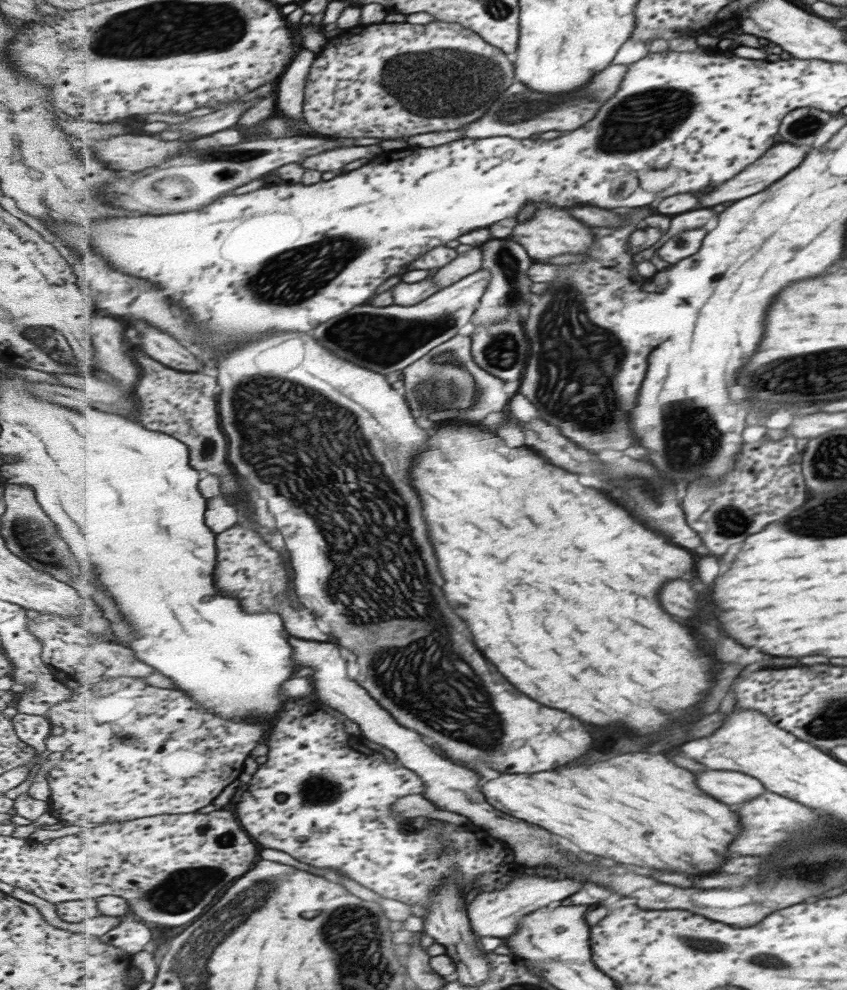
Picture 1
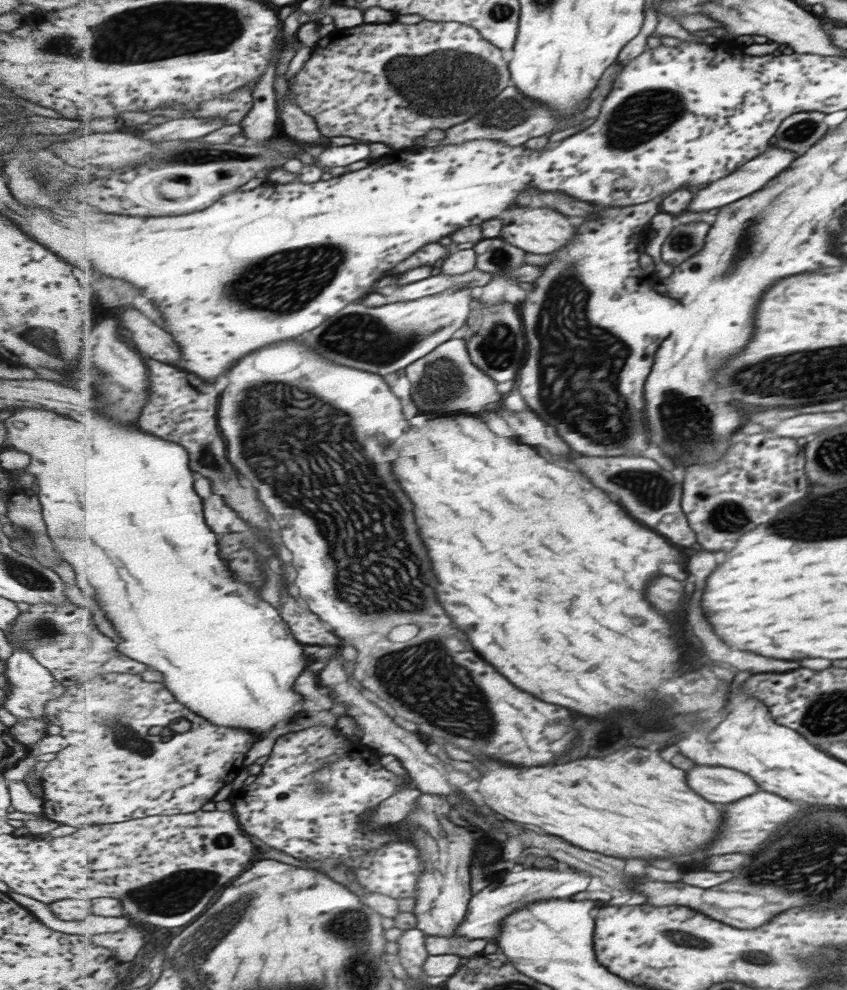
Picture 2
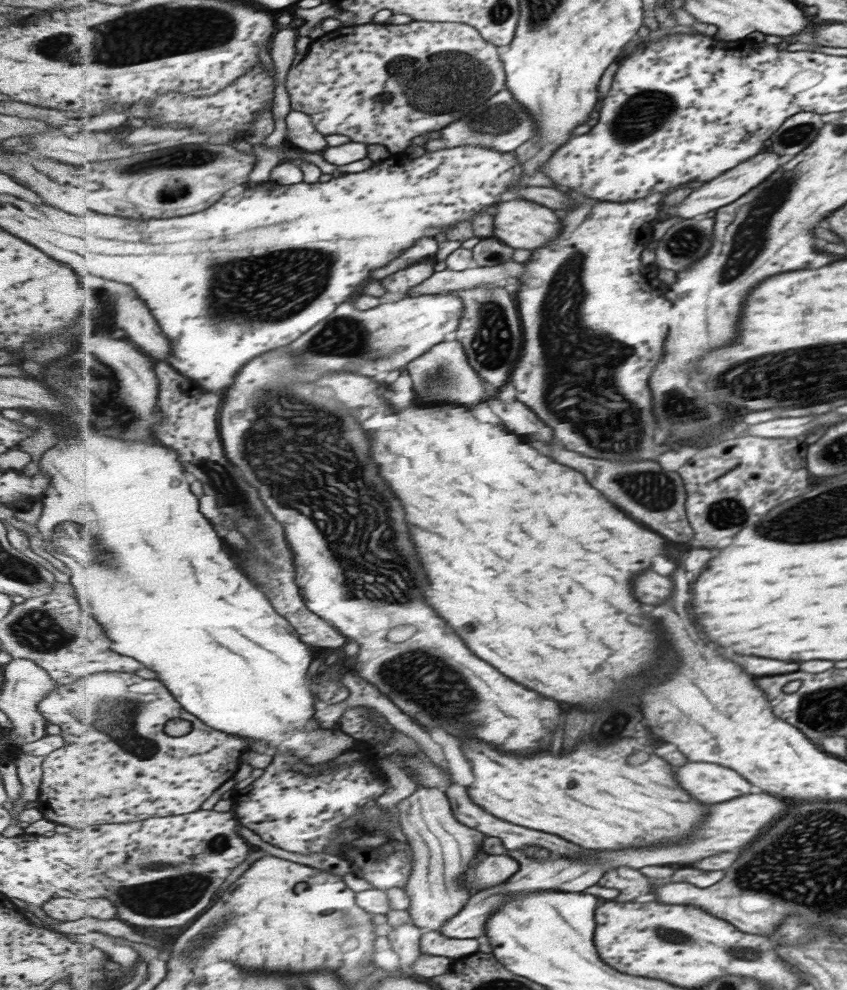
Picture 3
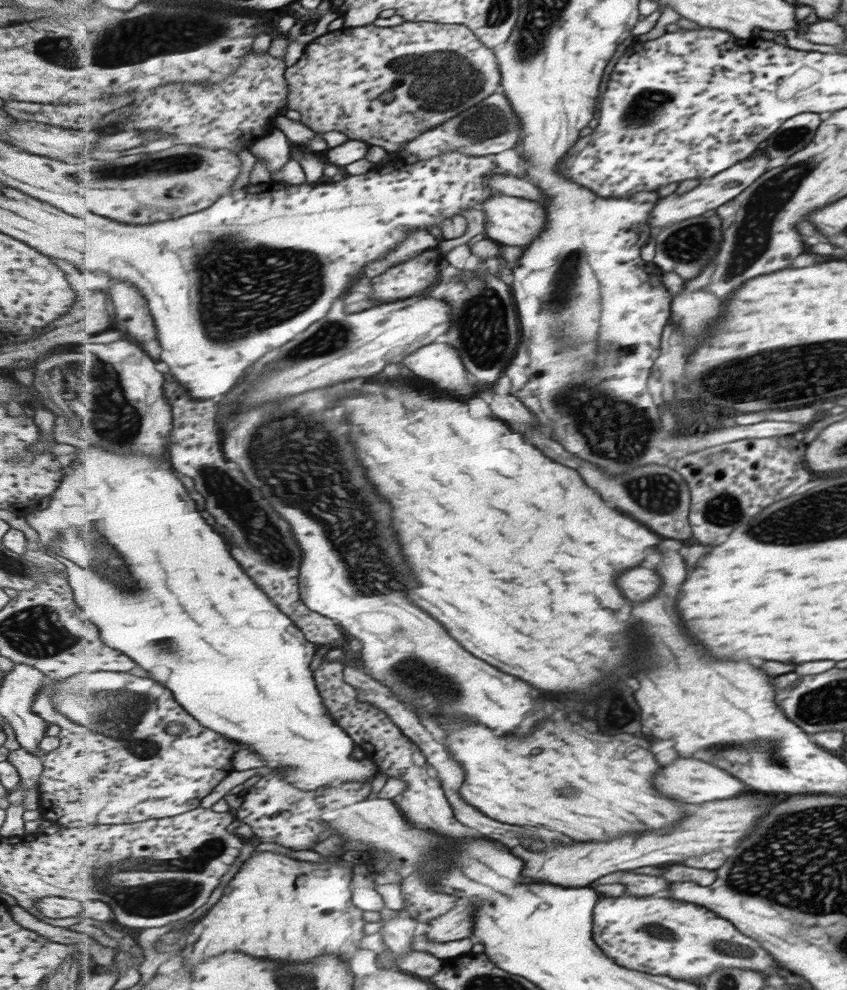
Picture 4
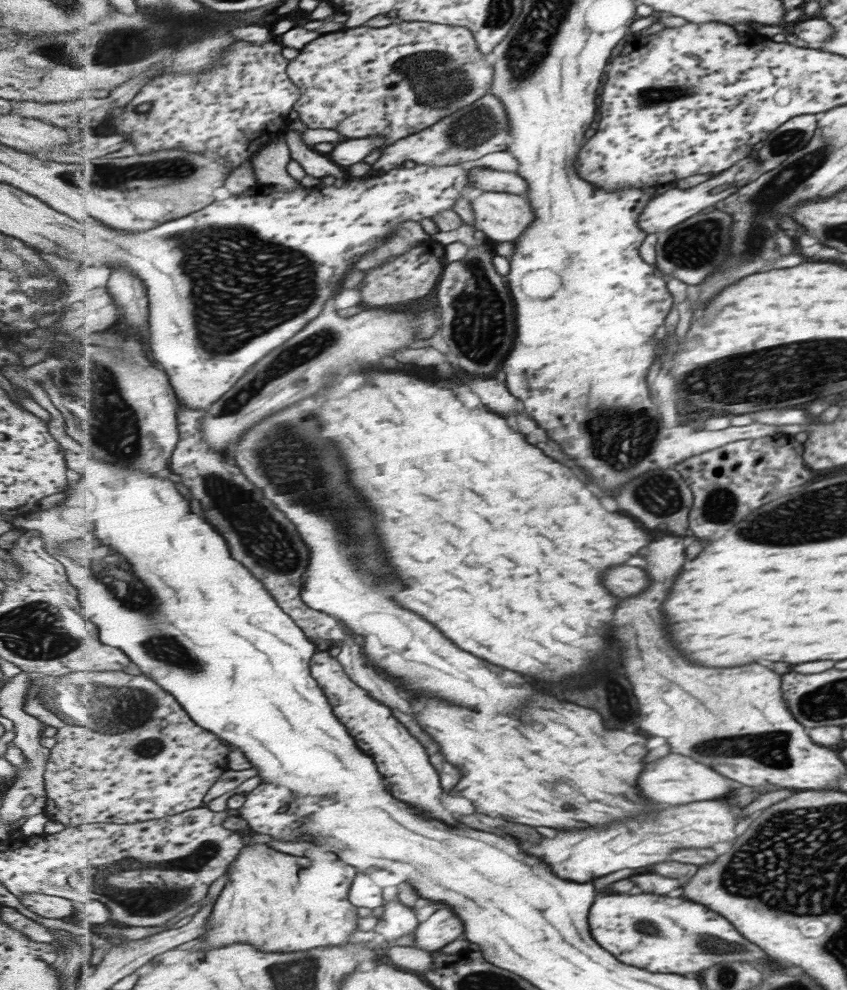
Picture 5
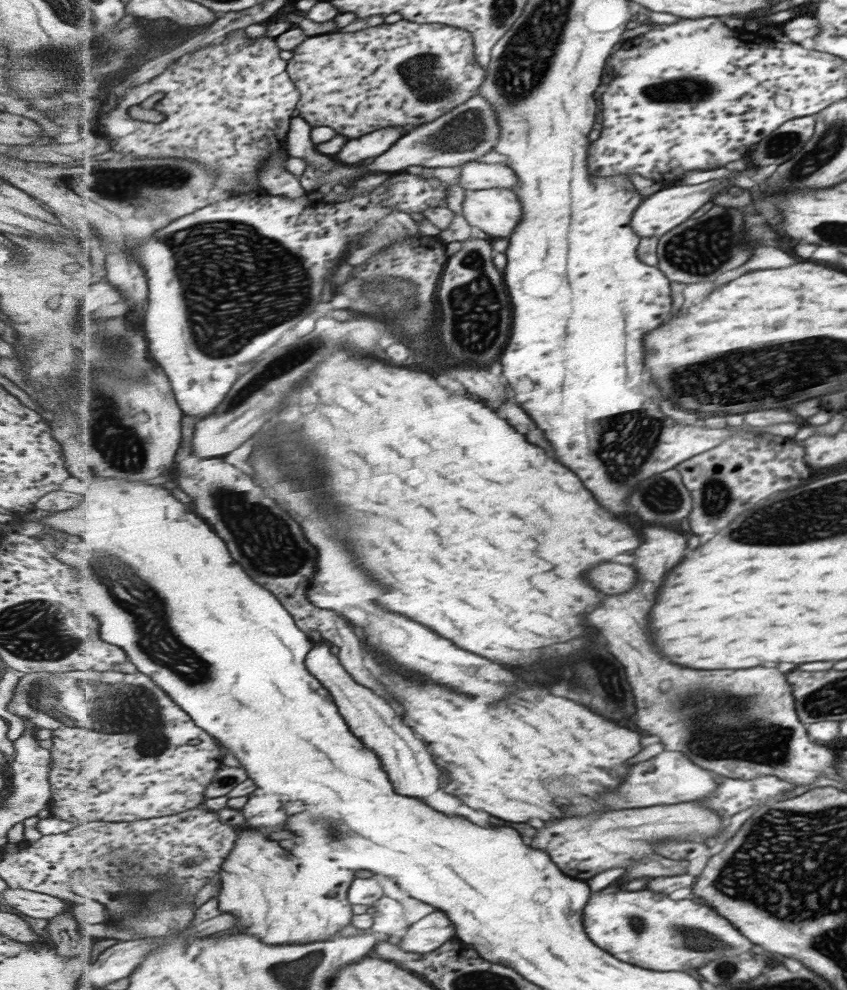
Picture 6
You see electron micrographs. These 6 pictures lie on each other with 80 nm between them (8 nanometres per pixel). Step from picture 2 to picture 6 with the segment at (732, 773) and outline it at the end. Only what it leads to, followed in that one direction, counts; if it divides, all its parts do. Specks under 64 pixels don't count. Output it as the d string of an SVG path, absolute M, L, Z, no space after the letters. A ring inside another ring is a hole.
M663 752L653 760L633 766L629 778L623 782L621 790L609 794L605 802L613 808L647 808L650 806L679 804L701 800L719 788L718 780L709 772L691 762L681 752Z

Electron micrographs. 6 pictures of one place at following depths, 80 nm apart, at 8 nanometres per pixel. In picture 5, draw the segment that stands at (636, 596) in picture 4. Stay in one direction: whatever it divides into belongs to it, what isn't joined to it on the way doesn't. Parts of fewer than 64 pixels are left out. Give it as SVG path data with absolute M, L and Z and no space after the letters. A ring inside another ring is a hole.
M617 566L605 574L605 586L621 598L637 596L641 594L641 590L647 590L649 584L649 574L637 566Z

